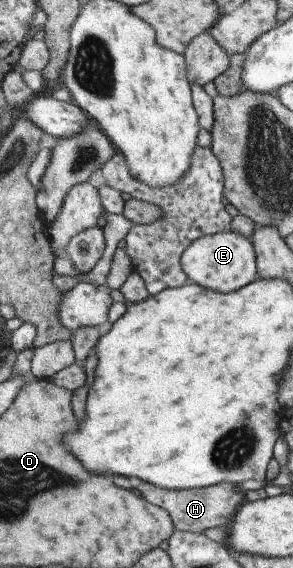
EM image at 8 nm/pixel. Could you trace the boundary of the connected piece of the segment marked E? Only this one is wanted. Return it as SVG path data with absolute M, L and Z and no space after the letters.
M233 230L206 235L195 240L183 254L182 264L190 282L223 293L240 290L260 278L255 244L251 237Z

